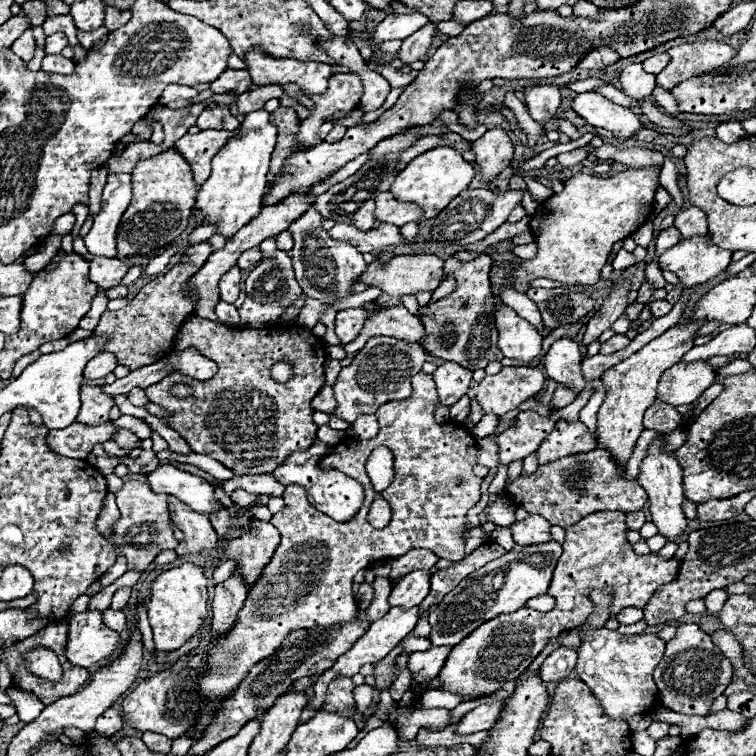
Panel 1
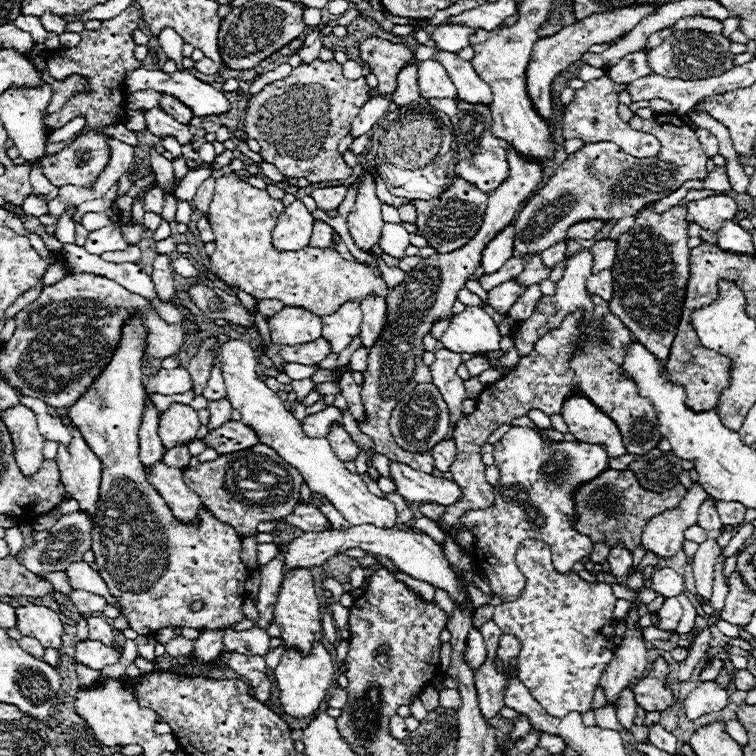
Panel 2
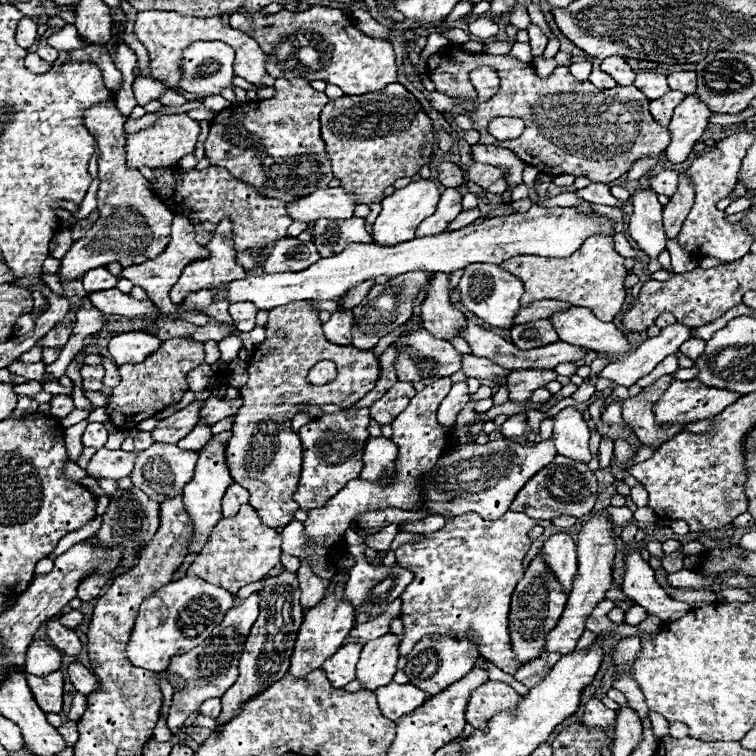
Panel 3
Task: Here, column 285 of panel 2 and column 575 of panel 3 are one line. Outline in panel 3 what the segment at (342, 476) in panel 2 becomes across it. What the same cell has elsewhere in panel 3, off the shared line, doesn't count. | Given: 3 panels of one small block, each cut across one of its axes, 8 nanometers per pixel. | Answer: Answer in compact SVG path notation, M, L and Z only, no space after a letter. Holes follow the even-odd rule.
M566 406L556 416L552 416L552 422L554 422L552 440L558 454L588 462L590 460L590 450L588 450L590 428L584 416L576 410L576 406Z

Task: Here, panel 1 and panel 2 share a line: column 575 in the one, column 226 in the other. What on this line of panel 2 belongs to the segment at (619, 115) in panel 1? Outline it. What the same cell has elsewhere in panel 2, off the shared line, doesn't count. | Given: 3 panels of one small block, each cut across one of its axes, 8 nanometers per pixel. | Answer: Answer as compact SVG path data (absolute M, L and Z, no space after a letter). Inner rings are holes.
M138 68L132 70L130 74L126 74L126 82L124 82L128 92L140 92L140 90L156 90L160 94L174 94L174 98L178 98L182 104L190 106L194 116L210 116L210 114L222 114L230 110L230 100L216 88L212 88L206 82L200 82L196 76L192 76L186 70L178 70L172 74L166 74L162 70L146 70L146 68Z

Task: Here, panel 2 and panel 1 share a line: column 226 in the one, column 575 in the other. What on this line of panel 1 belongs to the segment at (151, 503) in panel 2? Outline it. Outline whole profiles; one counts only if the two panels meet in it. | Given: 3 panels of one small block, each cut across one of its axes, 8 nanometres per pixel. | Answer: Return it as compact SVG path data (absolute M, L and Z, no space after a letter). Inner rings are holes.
M618 510L596 512L582 518L582 522L576 526L570 526L566 530L566 542L562 546L564 552L556 564L550 586L556 606L550 612L520 608L510 614L500 614L484 622L484 626L478 626L472 634L468 634L468 638L464 638L464 642L460 642L460 646L452 648L452 654L448 654L438 676L438 690L458 694L466 702L504 688L532 664L532 660L554 636L564 630L578 628L594 612L588 594L596 588L614 588L614 604L610 608L612 618L616 618L616 614L628 606L644 608L658 586L674 580L674 574L678 572L678 560L666 560L656 554L634 554L626 540L626 532L628 528L624 524L624 512Z

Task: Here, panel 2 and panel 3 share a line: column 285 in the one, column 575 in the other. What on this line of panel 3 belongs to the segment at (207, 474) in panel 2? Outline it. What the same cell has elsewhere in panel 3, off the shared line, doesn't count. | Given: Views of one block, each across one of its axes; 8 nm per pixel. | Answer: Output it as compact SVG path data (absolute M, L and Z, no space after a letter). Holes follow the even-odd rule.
M556 454L556 458L548 466L544 466L540 472L536 472L524 484L524 488L520 488L510 510L524 512L538 522L554 520L562 514L580 518L580 516L592 512L596 498L598 498L598 480L596 480L594 472L588 468L588 464Z

